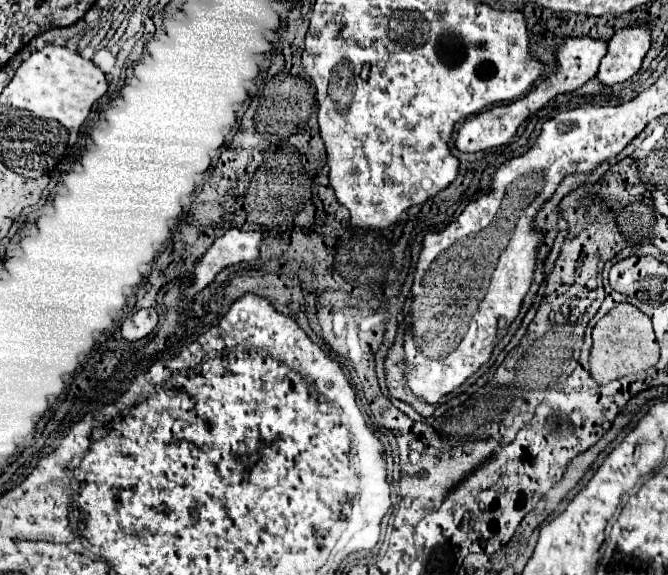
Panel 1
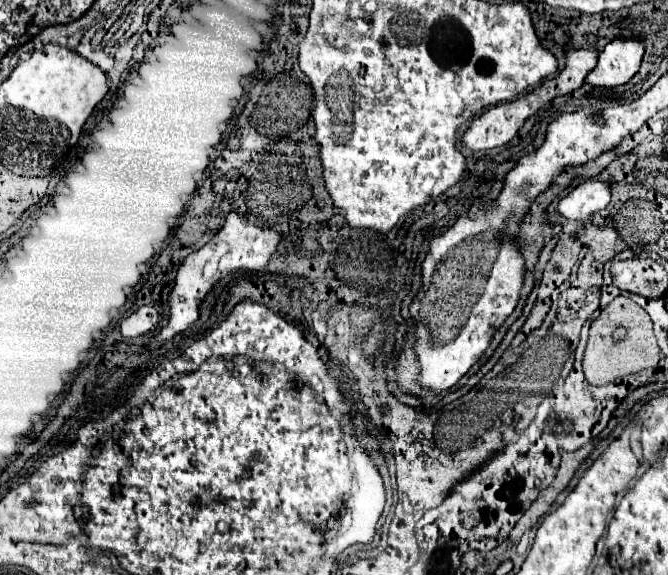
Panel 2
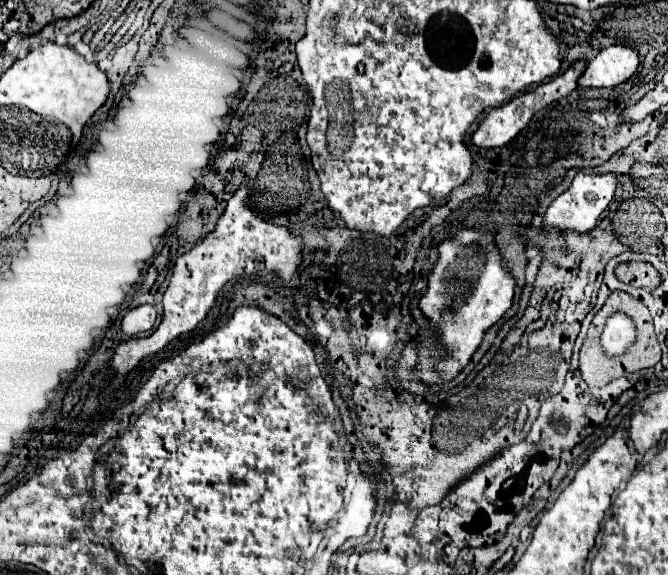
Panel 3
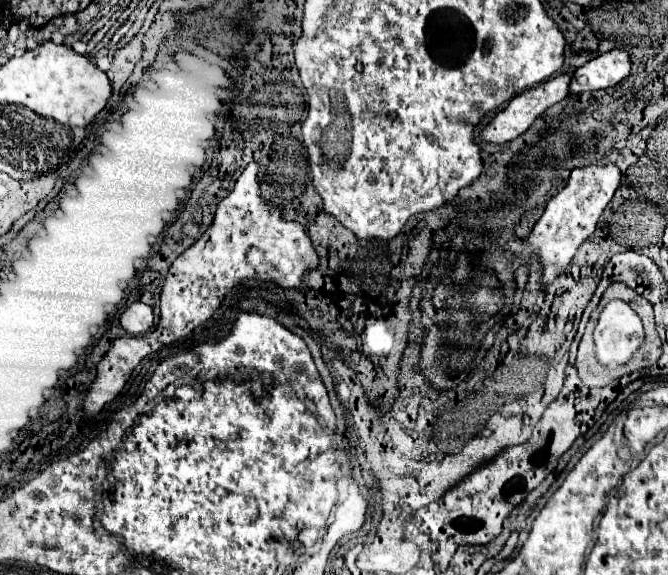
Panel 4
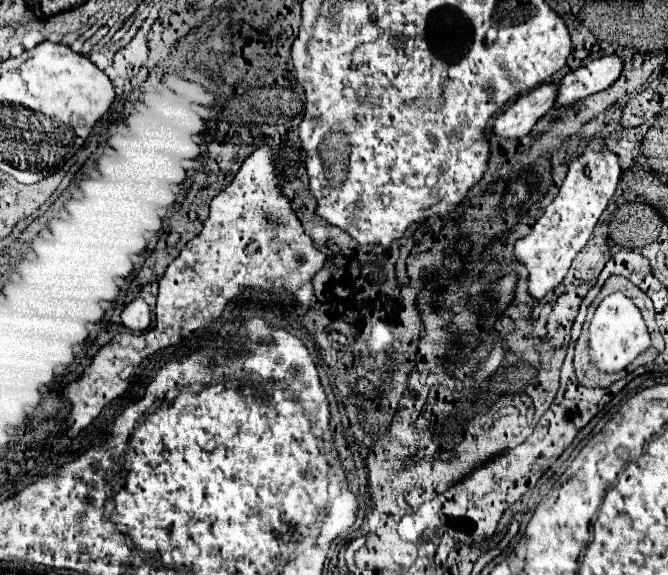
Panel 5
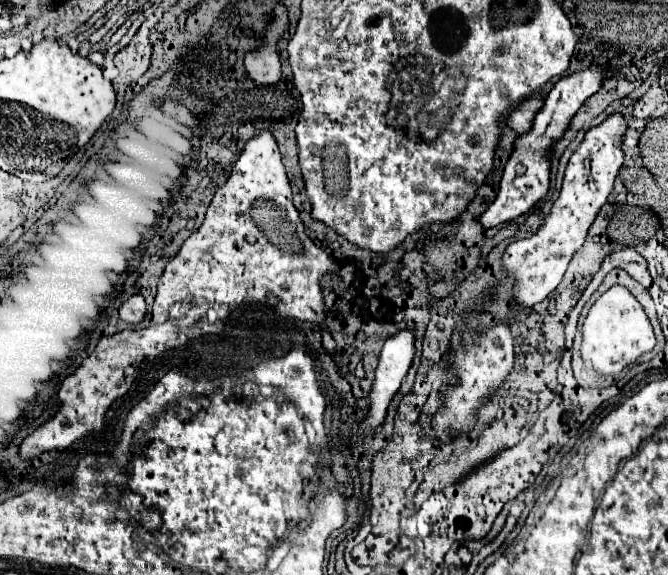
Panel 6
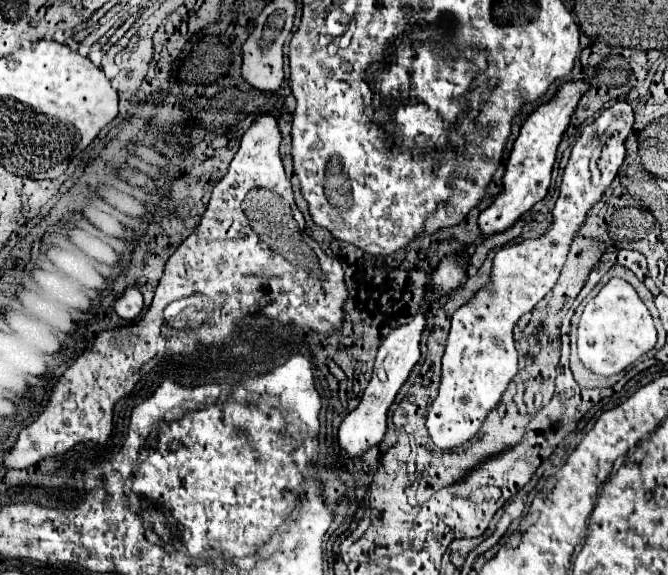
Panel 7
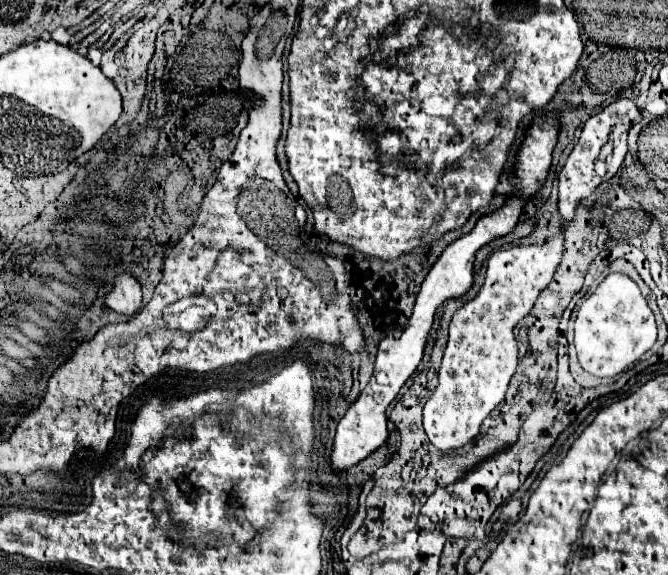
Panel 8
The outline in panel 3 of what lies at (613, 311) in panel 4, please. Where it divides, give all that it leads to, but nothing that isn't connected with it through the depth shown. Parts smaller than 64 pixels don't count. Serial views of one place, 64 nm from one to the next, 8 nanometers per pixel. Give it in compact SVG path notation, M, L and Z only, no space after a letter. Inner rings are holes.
M612 314L606 320L604 332L602 332L602 344L608 356L620 356L620 352L624 352L628 344L632 344L632 338L636 338L636 328L632 320L628 320L622 314Z

